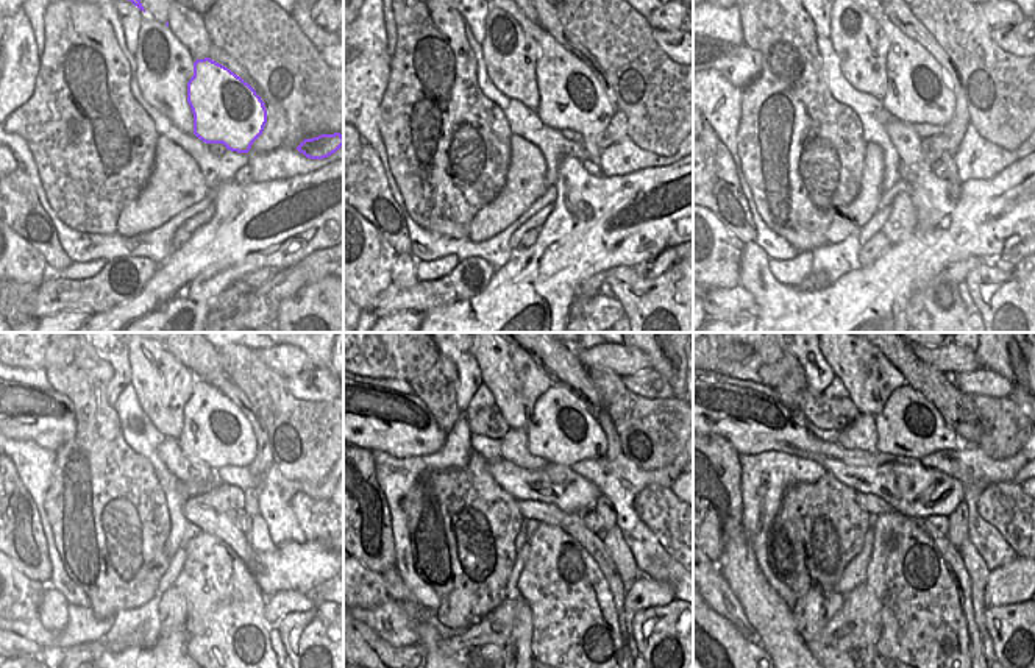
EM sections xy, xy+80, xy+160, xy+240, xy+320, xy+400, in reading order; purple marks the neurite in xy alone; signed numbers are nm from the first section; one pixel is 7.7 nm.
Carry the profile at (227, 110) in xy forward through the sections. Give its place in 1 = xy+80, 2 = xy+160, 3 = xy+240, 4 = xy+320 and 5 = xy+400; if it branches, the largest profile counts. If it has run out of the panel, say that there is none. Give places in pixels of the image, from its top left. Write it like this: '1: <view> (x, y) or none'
1: xy+80 (570, 95)
2: xy+160 (918, 91)
3: xy+240 (214, 431)
4: xy+320 (562, 429)
5: xy+400 (909, 426)

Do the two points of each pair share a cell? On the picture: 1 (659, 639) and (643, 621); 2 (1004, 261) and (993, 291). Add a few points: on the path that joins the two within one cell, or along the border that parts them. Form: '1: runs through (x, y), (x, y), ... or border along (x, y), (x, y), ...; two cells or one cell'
1: runs through (656, 634), (648, 626); one cell
2: border along (988, 261), (1002, 269), (1012, 269), (1018, 262); two cells

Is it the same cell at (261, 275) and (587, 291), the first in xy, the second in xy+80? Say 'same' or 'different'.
different

